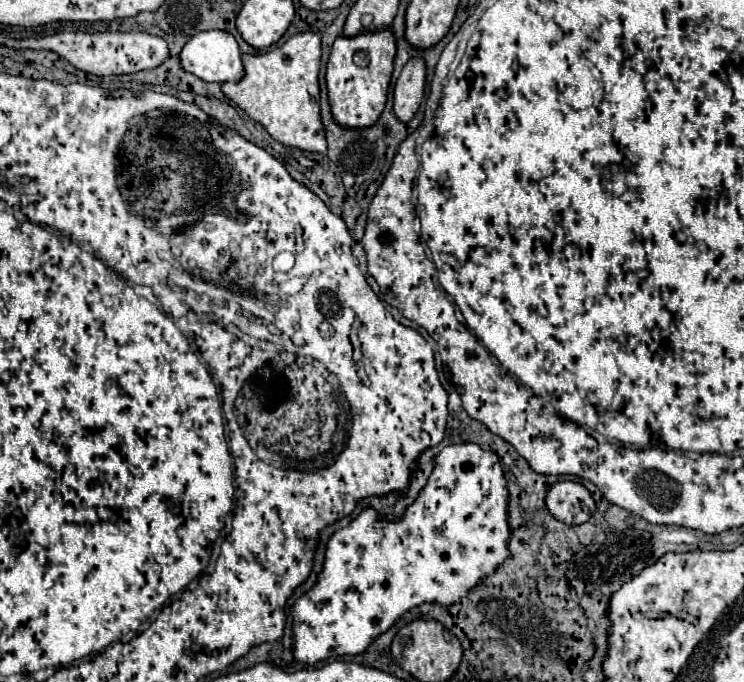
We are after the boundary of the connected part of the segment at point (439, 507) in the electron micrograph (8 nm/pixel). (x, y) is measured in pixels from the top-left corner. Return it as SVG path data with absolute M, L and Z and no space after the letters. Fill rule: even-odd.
M474 443L448 445L434 463L428 485L414 505L408 507L400 523L376 521L374 509L364 509L348 527L336 531L328 541L324 571L318 577L318 585L302 595L292 607L296 661L314 665L336 655L358 655L410 607L428 601L438 601L442 605L456 603L508 557L508 549L504 549L510 537L506 521L508 491L500 461L496 459L496 491L488 491L488 451ZM468 519L484 519L484 523L472 523L472 527L468 527Z

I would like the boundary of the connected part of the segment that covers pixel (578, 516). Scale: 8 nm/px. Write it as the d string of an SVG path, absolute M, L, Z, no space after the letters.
M558 481L548 489L546 507L554 519L568 525L580 525L590 519L594 499L582 483Z

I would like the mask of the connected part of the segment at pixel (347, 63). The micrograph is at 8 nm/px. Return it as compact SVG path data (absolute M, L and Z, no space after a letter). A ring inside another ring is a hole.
M390 31L362 33L358 37L346 39L338 37L332 45L328 69L326 69L326 87L332 117L342 127L372 127L384 111L388 85L392 77L396 45Z

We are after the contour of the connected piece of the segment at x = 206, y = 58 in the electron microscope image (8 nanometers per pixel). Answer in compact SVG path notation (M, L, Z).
M202 31L194 35L180 51L180 65L186 73L192 73L208 83L236 83L242 79L244 69L240 61L240 49L236 39L226 31Z

